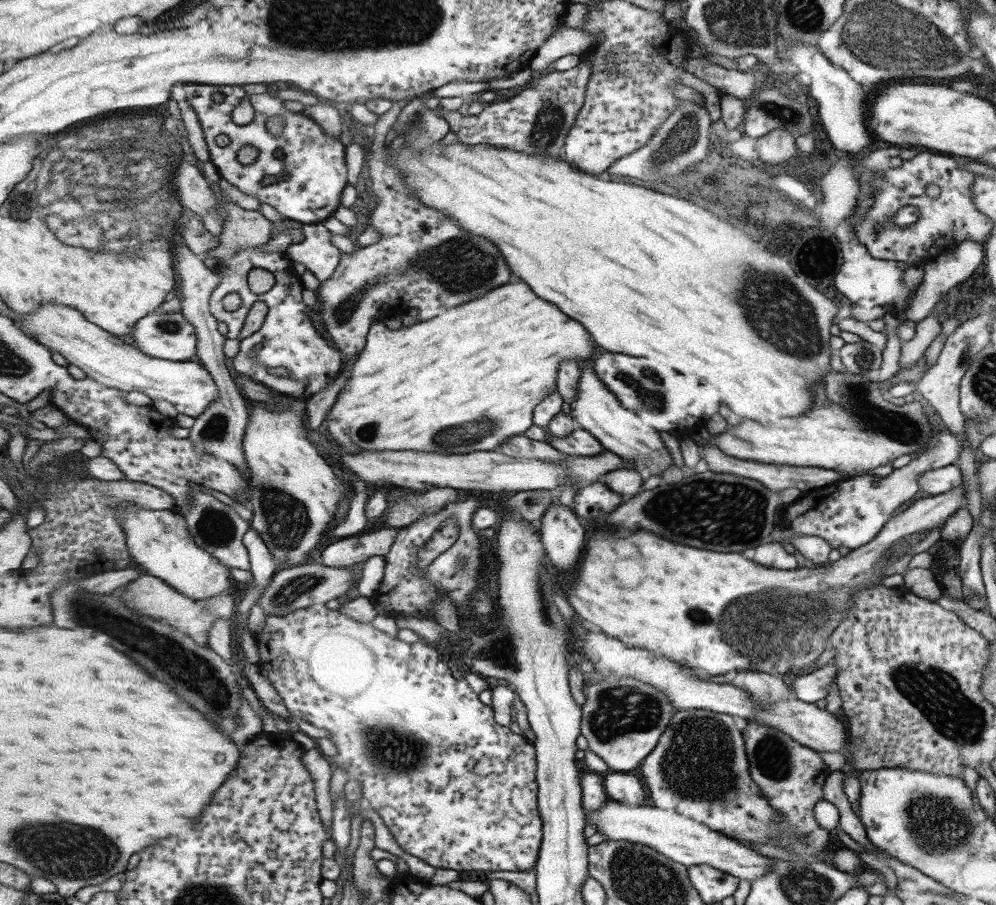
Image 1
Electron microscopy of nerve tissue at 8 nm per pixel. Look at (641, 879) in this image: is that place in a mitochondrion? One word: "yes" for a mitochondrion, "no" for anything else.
yes

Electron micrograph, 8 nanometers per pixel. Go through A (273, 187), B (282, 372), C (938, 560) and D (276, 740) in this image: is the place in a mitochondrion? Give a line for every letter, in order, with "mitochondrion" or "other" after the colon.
A: other
B: other
C: other
D: other

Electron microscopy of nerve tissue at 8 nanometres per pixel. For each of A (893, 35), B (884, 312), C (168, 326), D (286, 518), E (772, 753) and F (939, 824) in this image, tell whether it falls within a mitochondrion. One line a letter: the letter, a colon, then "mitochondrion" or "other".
A: mitochondrion
B: other
C: mitochondrion
D: mitochondrion
E: mitochondrion
F: mitochondrion

